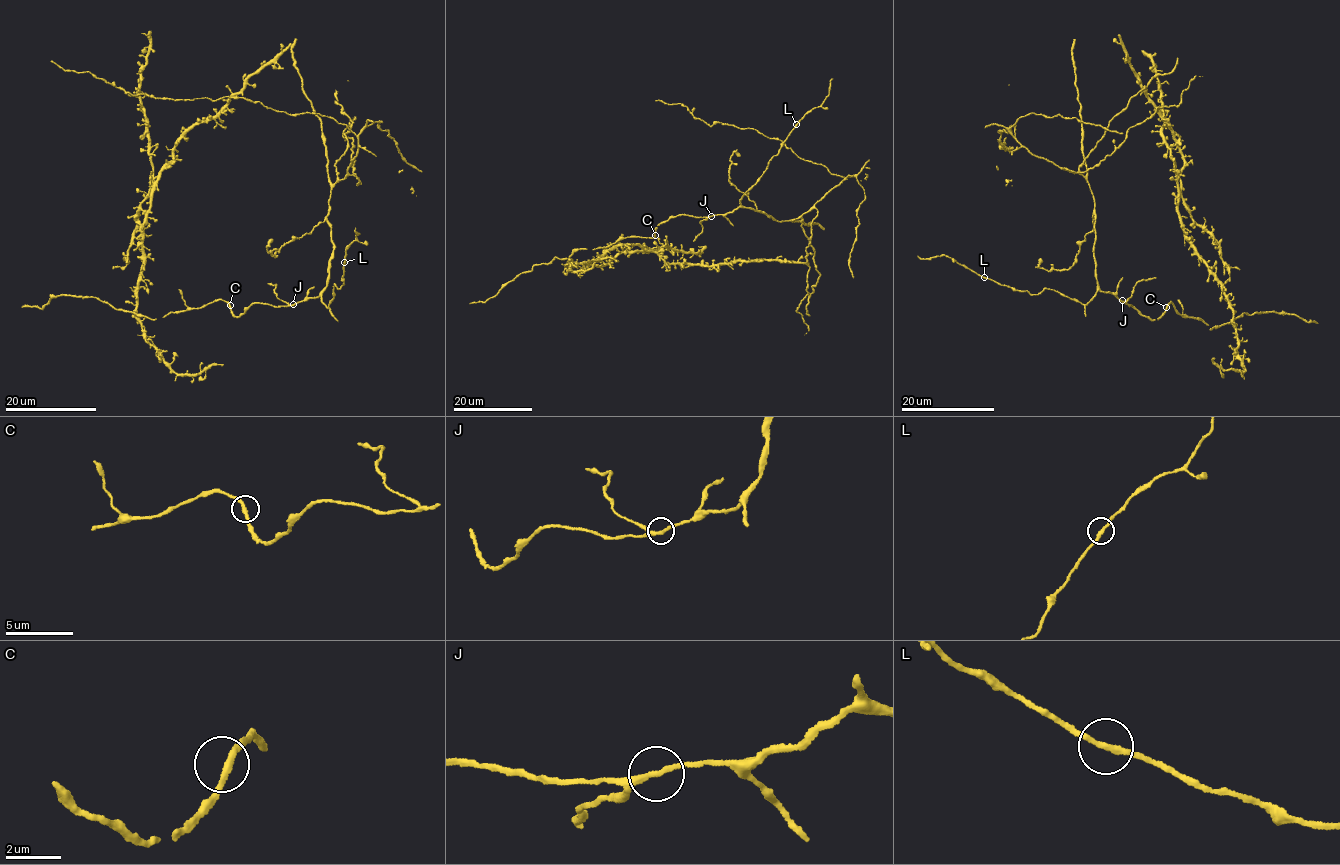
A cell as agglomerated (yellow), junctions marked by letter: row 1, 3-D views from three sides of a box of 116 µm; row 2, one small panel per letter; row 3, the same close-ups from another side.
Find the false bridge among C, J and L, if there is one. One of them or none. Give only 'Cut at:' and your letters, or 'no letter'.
Cut at: no letter

